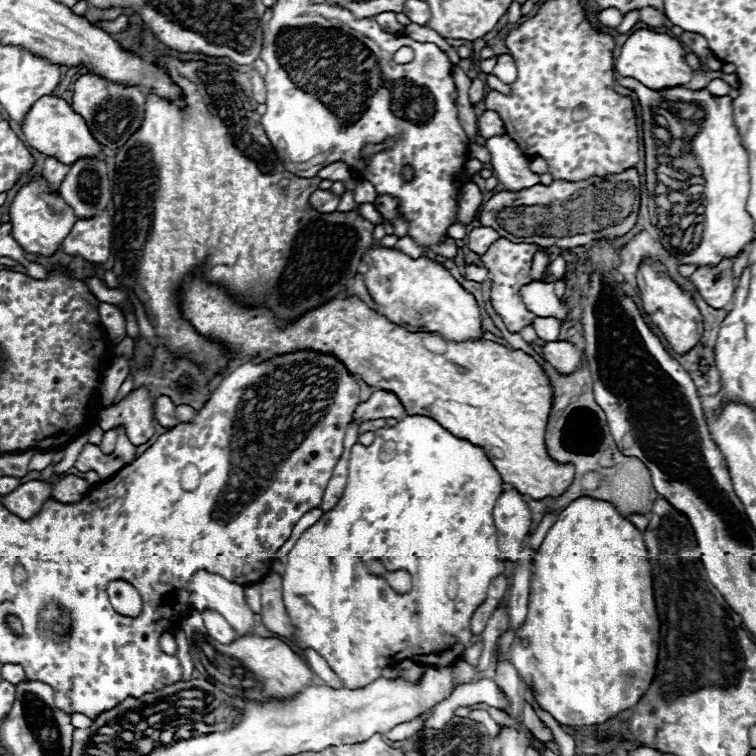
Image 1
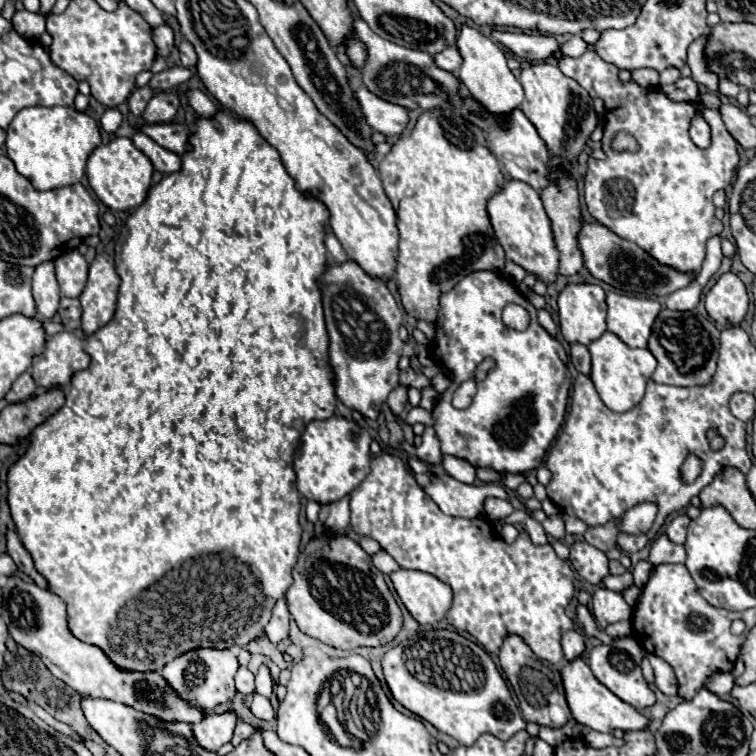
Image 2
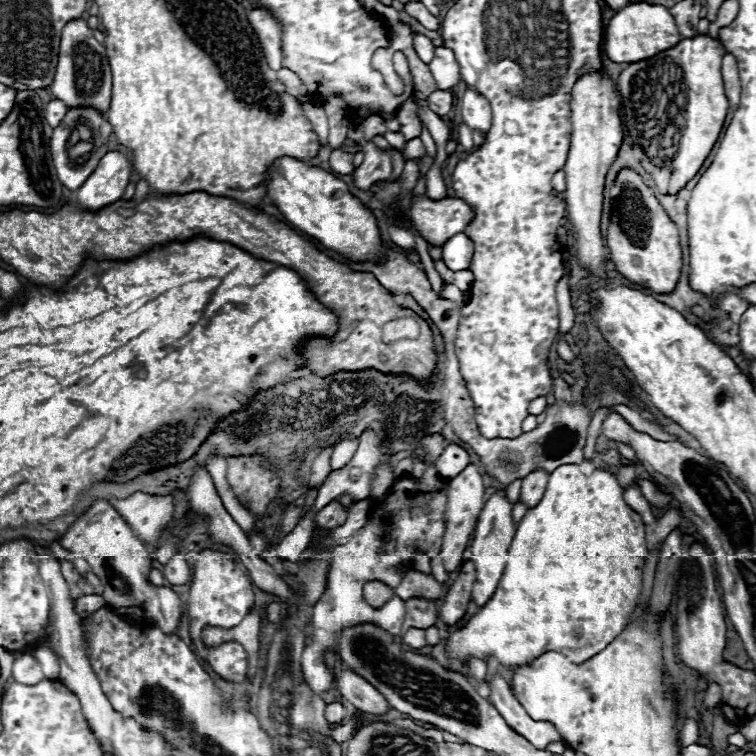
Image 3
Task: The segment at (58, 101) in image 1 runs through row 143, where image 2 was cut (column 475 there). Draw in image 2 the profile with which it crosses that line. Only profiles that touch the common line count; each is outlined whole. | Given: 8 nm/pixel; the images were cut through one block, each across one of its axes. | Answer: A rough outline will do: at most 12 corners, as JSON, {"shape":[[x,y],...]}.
{"shape":[[462,24],[458,78],[492,114],[524,100],[504,52]]}

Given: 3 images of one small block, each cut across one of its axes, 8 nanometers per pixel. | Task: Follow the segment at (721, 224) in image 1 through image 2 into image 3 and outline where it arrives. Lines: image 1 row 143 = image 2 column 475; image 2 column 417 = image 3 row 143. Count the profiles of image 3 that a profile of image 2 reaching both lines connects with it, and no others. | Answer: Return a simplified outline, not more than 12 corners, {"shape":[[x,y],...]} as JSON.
{"shape":[[718,40],[616,80],[660,192],[700,170],[728,114]]}

